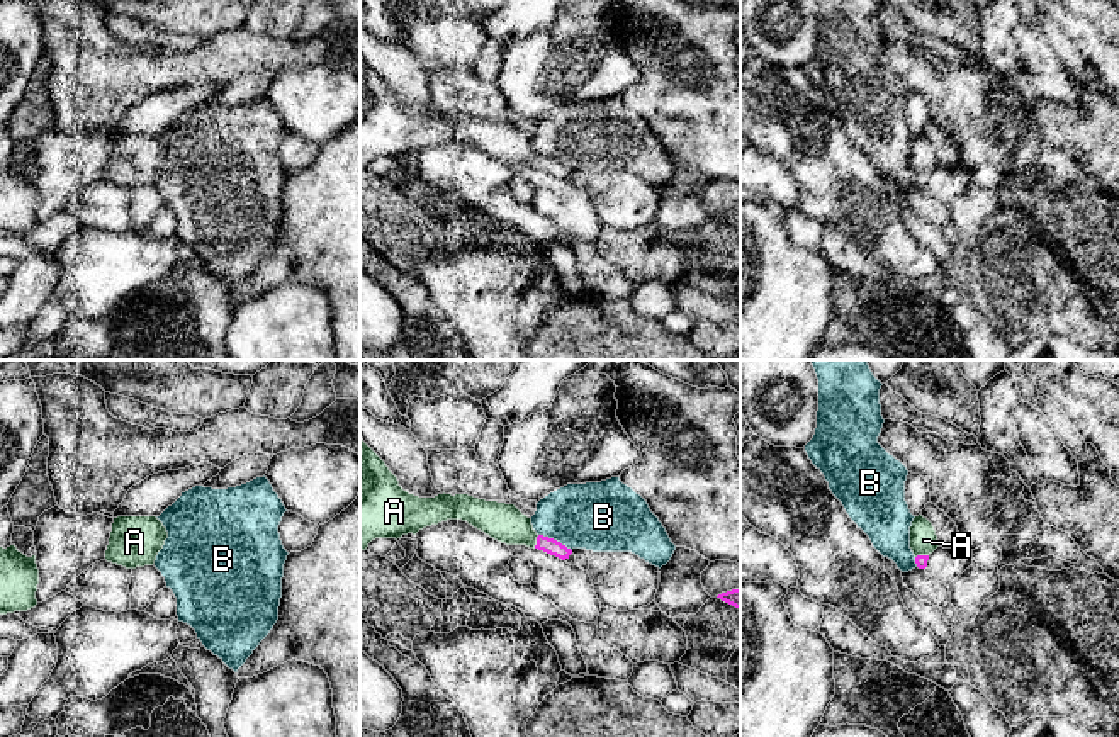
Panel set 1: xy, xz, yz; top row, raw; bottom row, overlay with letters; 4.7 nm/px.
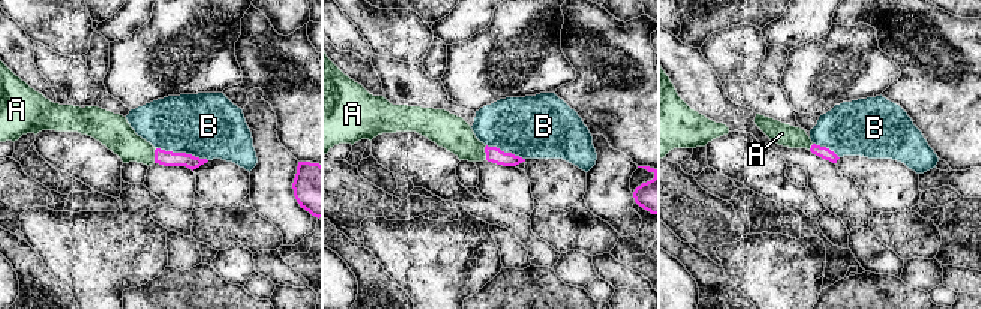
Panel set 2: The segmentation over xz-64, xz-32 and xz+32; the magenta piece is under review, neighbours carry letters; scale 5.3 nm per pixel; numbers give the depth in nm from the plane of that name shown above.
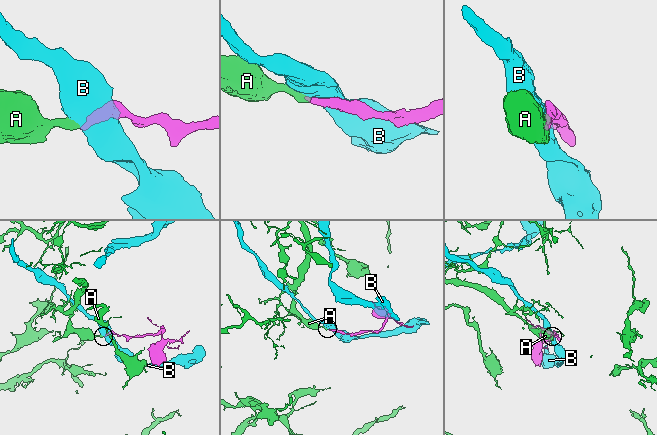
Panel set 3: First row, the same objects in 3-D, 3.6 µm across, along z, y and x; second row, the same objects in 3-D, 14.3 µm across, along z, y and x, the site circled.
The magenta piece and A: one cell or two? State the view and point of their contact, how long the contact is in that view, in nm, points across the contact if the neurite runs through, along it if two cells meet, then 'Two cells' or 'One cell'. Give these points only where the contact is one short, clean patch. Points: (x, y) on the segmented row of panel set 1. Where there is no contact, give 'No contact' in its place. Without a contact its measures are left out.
Touches magenta at xz (537, 542). Shared border 70 nm. Path across: xz (545, 544), (537, 542), (506, 523). One cell

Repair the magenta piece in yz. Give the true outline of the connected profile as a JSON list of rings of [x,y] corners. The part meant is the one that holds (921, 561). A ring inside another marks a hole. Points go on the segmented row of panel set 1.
[[[922,515],[915,516],[910,526],[910,549],[919,569],[927,567],[929,555],[939,547],[932,523]]]

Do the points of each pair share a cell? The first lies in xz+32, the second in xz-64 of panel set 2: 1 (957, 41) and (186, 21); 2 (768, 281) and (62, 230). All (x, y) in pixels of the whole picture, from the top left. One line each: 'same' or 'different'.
1: different
2: same

